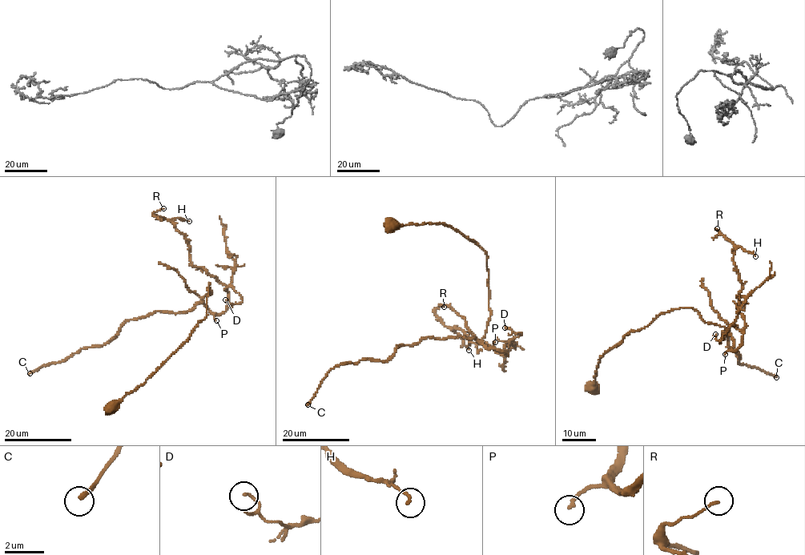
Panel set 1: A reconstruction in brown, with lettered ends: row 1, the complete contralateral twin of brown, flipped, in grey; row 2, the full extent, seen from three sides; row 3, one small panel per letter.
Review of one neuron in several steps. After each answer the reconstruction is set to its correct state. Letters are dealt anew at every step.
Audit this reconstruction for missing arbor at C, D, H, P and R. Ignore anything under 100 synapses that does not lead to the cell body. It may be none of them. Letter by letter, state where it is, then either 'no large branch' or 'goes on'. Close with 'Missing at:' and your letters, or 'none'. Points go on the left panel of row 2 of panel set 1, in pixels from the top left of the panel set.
C: (30, 373) | goes on
D: (225, 299) | no large branch
H: (189, 221) | no large branch
P: (216, 320) | no large branch
R: (163, 208) | no large branch
Missing at: C

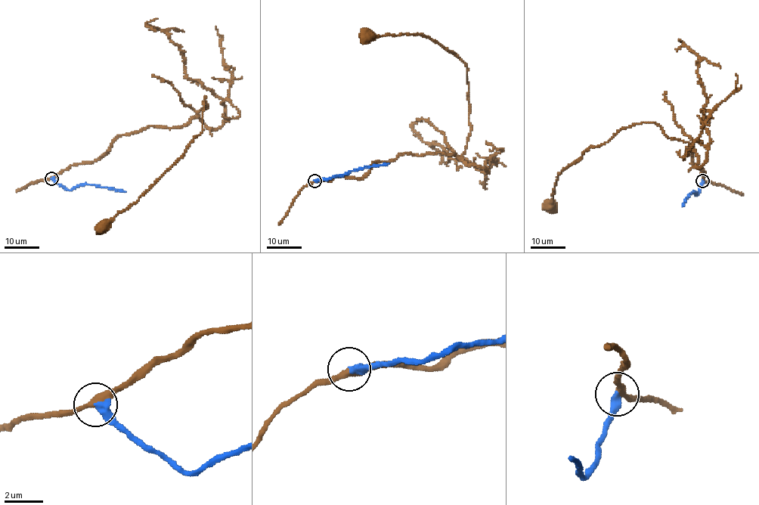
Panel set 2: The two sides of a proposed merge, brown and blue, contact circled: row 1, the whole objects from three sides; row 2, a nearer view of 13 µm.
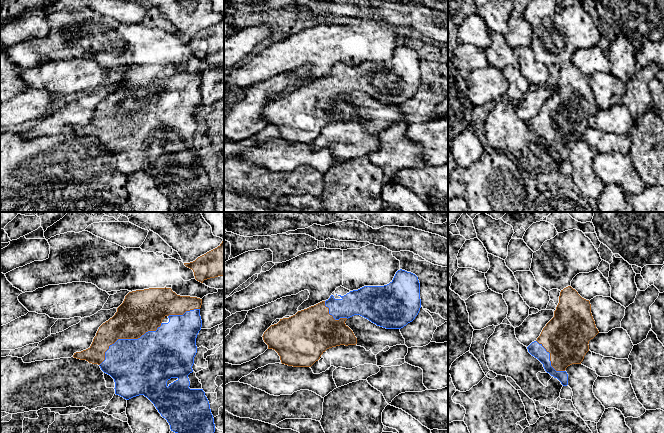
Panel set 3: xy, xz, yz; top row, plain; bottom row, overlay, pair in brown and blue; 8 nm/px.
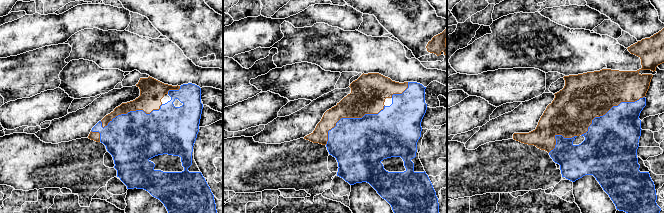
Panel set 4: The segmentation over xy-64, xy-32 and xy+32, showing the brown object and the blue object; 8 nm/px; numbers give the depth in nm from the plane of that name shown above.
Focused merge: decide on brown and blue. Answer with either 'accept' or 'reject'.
accept

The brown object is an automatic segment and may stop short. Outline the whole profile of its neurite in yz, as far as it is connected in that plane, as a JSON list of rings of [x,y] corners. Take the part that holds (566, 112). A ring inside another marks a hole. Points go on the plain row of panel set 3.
[[[568,62],[560,68],[554,93],[527,125],[543,140],[547,149],[567,162],[566,144],[581,140],[589,127],[589,117],[598,109],[590,77]]]

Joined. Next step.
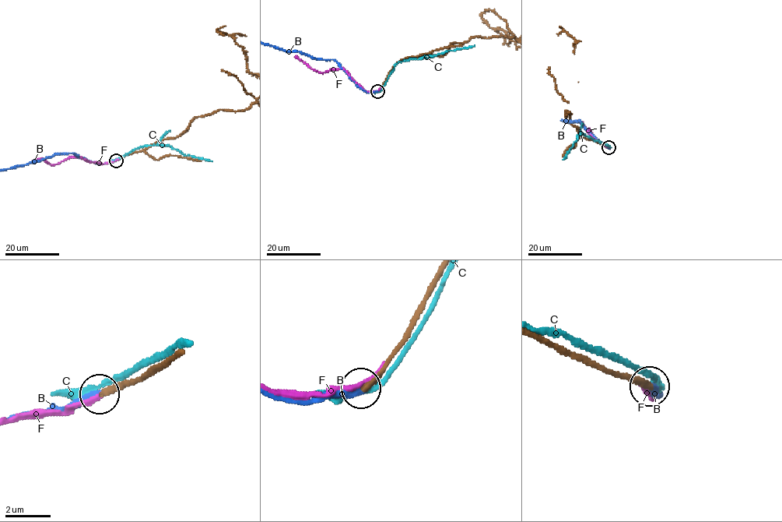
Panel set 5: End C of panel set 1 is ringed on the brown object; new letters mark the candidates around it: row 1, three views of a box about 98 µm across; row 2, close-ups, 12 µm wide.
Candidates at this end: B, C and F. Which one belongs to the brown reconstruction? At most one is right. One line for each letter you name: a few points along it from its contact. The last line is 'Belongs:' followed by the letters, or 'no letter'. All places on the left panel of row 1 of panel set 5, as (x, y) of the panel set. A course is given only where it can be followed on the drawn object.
Belongs: B

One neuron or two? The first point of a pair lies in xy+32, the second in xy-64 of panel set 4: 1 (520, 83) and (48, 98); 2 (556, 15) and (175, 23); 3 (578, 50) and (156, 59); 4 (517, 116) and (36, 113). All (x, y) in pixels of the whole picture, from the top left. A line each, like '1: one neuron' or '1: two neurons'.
1: two neurons
2: two neurons
3: one neuron
4: two neurons

